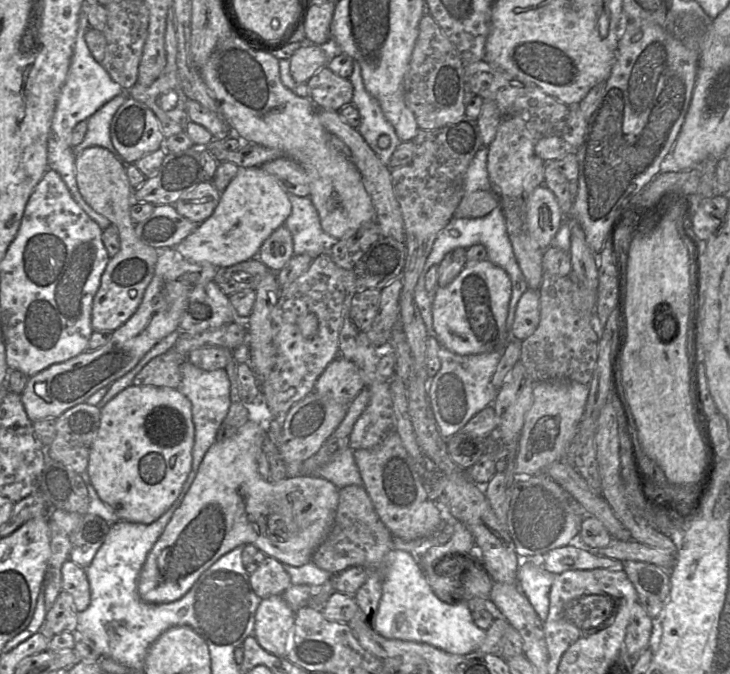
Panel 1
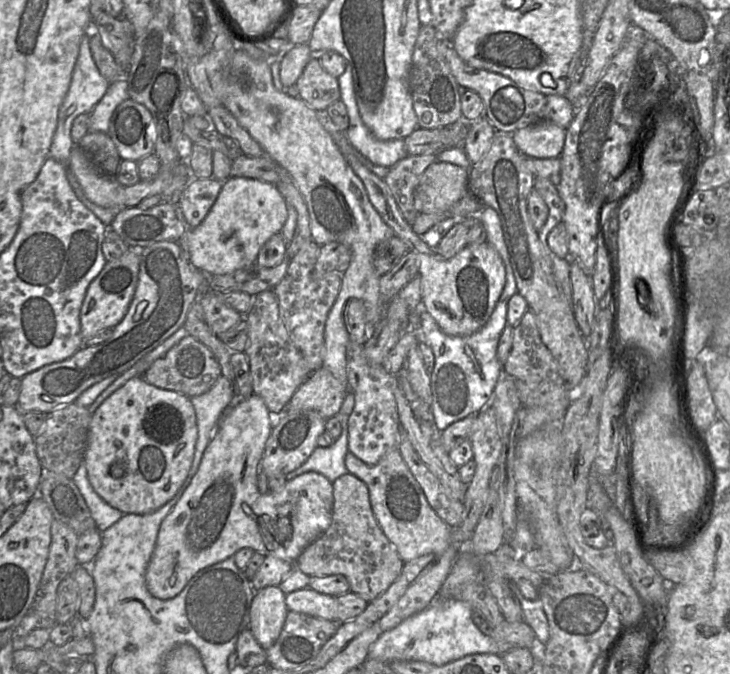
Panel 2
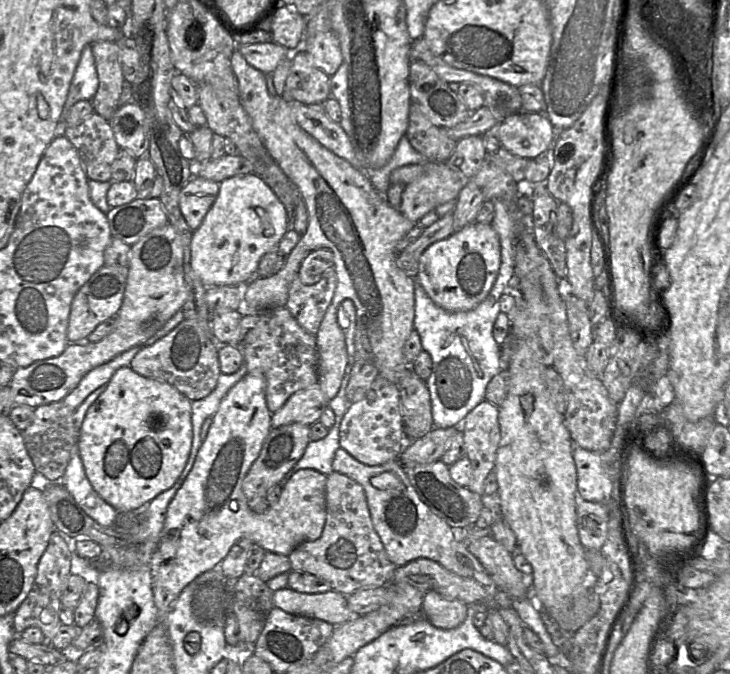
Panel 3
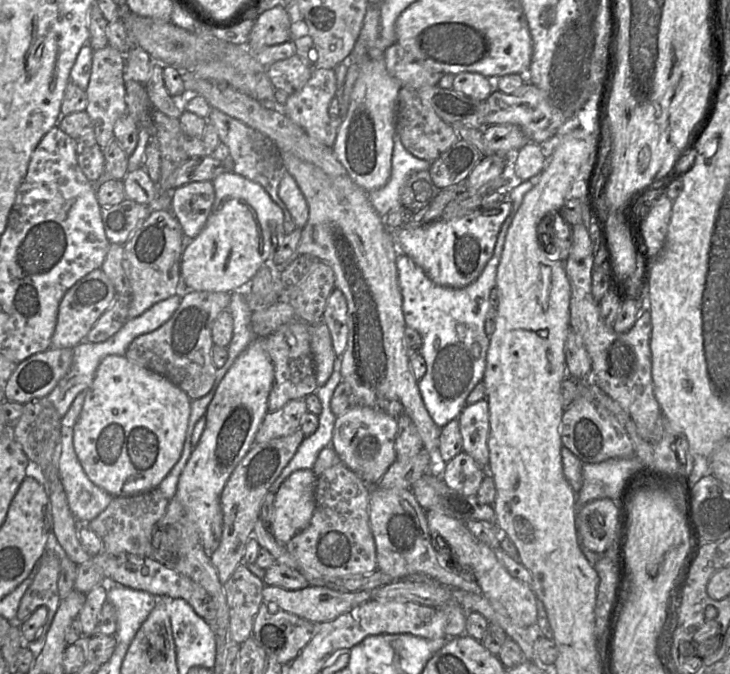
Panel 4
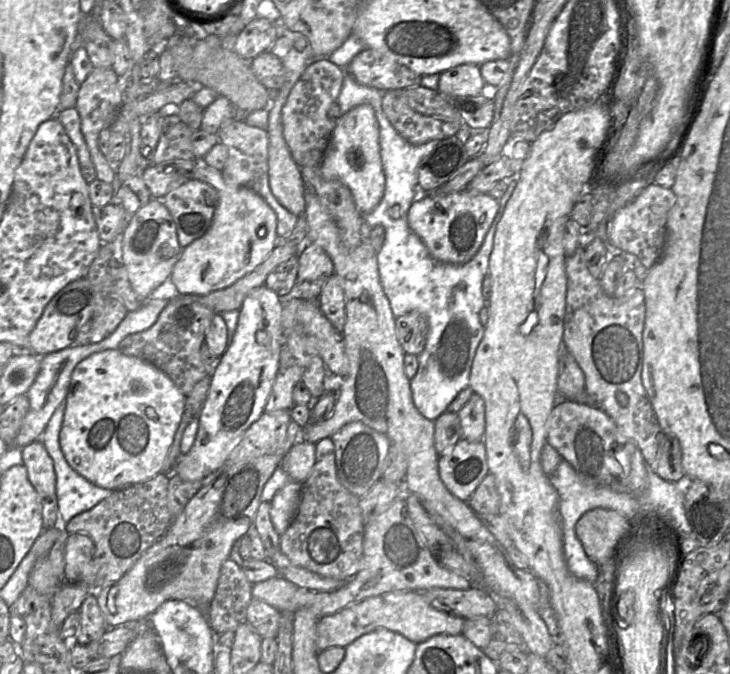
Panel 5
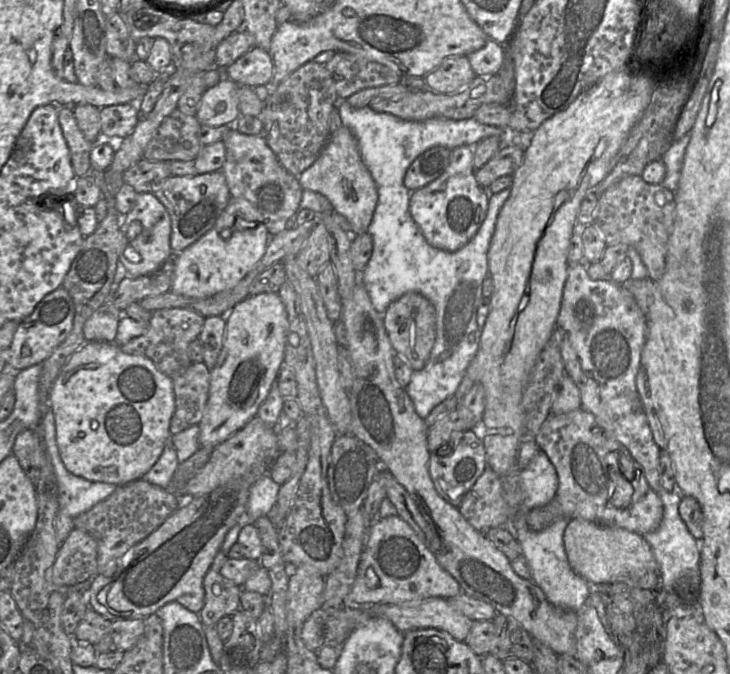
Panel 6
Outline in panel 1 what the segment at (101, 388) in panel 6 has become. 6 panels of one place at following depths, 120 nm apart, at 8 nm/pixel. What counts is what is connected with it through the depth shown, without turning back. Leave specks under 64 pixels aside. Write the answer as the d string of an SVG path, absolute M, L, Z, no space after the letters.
M130 385L115 395L101 409L100 426L90 449L86 473L101 501L113 510L119 518L119 521L150 524L158 519L179 496L182 486L191 470L193 444L194 424L192 421L191 403L186 396L174 388Z

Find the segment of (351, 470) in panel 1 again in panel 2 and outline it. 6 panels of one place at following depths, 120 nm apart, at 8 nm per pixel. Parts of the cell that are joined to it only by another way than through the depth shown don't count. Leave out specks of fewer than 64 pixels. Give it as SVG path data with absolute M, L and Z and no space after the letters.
M338 413L342 432L339 438L328 447L317 446L310 457L296 470L286 474L286 480L291 481L306 472L317 472L324 475L331 482L349 473L345 466L345 456L348 450L348 419L350 415Z

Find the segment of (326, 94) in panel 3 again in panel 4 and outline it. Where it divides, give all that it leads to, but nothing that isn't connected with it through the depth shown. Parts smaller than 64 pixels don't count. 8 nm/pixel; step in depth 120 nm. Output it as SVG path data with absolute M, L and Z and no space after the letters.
M297 53L266 67L267 75L274 88L283 90L288 95L299 91L308 82L312 70Z

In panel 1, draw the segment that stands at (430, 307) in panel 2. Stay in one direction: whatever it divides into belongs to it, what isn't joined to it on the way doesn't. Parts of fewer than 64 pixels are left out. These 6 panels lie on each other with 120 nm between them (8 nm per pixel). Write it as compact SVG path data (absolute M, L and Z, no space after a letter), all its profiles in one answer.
M489 260L466 263L447 286L432 293L433 333L441 345L460 355L502 352L510 339L506 328L511 280L504 269Z

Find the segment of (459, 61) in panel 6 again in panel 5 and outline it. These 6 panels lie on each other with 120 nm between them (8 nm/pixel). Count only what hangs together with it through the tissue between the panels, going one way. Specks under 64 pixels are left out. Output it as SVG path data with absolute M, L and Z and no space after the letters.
M461 64L439 75L437 91L446 96L476 96L481 94L483 86L479 66Z

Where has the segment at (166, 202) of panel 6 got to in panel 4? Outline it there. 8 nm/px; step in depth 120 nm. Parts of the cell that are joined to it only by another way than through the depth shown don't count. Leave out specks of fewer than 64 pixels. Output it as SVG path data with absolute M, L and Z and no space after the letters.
M196 181L175 188L169 210L179 222L186 239L193 239L204 227L215 198L211 181Z

